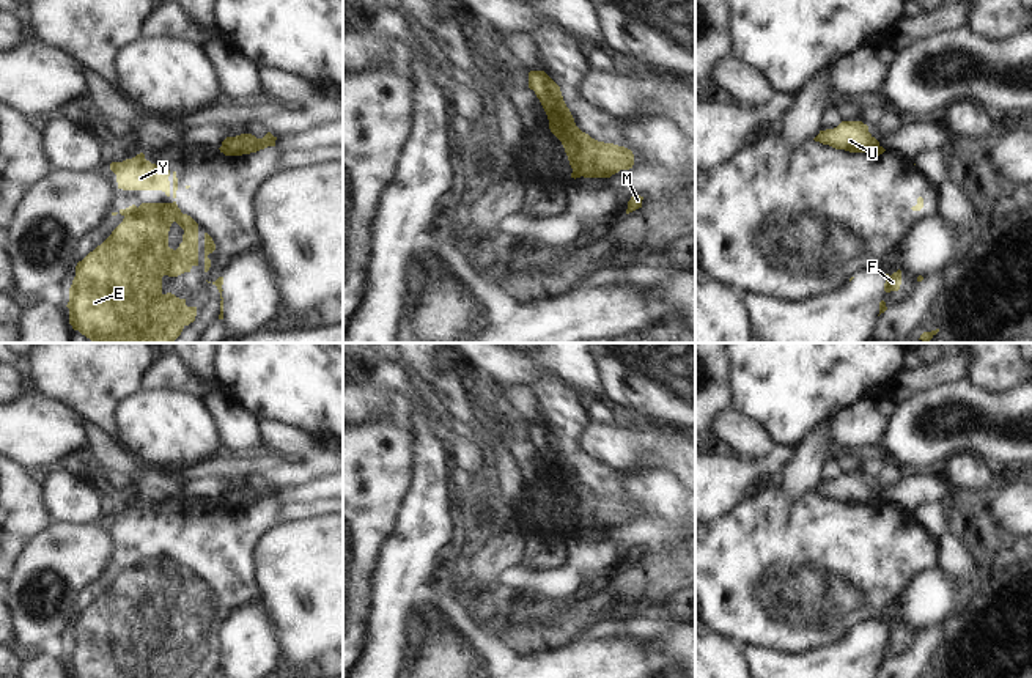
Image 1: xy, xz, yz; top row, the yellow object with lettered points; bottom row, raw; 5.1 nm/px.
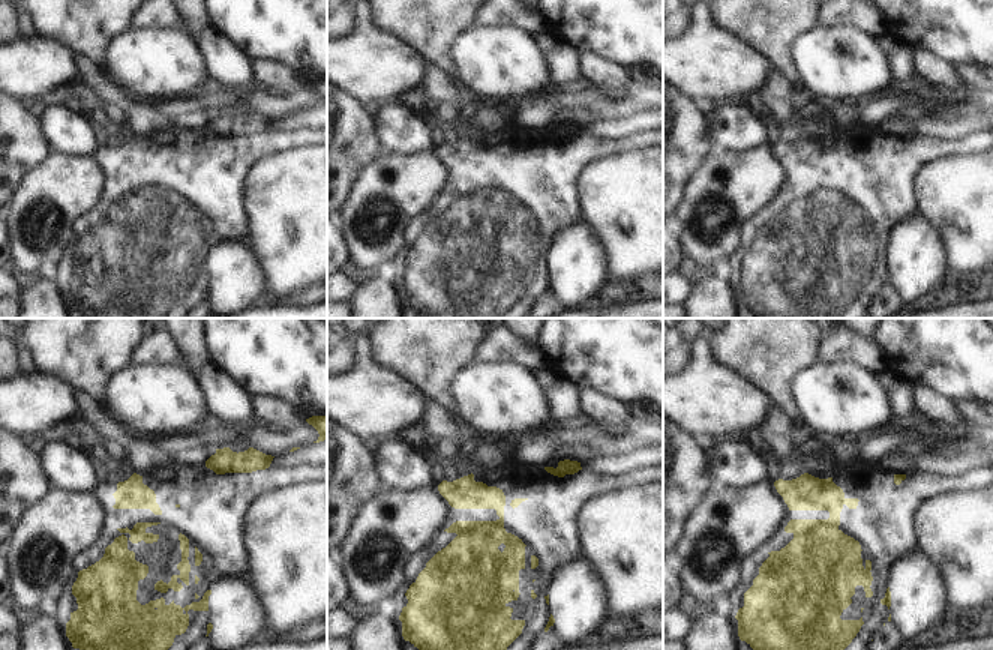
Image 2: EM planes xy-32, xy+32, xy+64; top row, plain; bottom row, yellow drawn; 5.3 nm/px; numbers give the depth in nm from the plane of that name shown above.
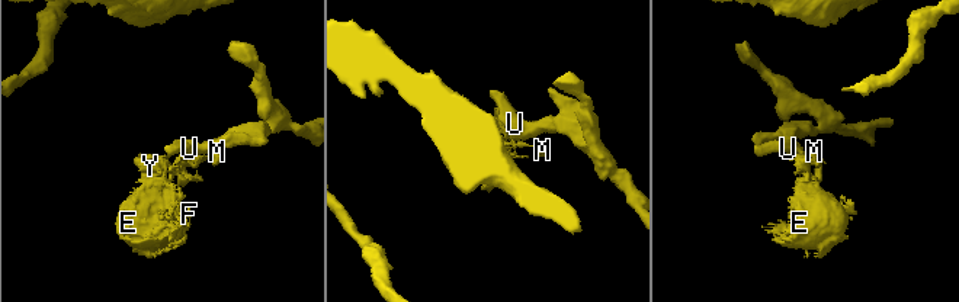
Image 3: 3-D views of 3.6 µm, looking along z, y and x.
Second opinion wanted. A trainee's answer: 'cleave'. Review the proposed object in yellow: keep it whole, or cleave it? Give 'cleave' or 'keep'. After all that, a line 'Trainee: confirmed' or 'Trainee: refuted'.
cleave
Trainee: confirmed

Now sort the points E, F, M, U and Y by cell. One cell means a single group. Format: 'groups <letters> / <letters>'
groups E F M Y / U

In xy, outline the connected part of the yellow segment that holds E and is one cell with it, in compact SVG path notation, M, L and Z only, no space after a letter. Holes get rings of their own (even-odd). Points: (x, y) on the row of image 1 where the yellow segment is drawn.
M142 203L118 211L124 219L112 234L76 266L69 288L69 324L93 343L173 343L186 326L195 321L197 307L187 307L186 299L162 293L162 277L178 277L198 266L198 223L182 214L173 203ZM176 222L182 230L182 242L176 250L168 247L168 231Z

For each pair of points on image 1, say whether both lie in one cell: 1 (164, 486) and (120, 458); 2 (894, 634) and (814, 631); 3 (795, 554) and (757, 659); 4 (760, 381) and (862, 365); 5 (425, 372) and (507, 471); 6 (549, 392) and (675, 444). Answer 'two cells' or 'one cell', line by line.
1: one cell
2: one cell
3: two cells
4: one cell
5: two cells
6: two cells

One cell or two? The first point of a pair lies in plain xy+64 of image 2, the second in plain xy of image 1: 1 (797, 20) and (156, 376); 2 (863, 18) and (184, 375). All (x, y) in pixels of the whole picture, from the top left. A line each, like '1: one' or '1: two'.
1: two
2: one

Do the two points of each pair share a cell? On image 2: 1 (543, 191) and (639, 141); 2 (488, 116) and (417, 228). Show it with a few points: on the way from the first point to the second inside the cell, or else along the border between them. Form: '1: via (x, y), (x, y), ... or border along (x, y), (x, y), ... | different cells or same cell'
1: via (567, 167), (585, 149), (615, 146) | same cell
2: border along (509, 123), (492, 132), (474, 134) | different cells

